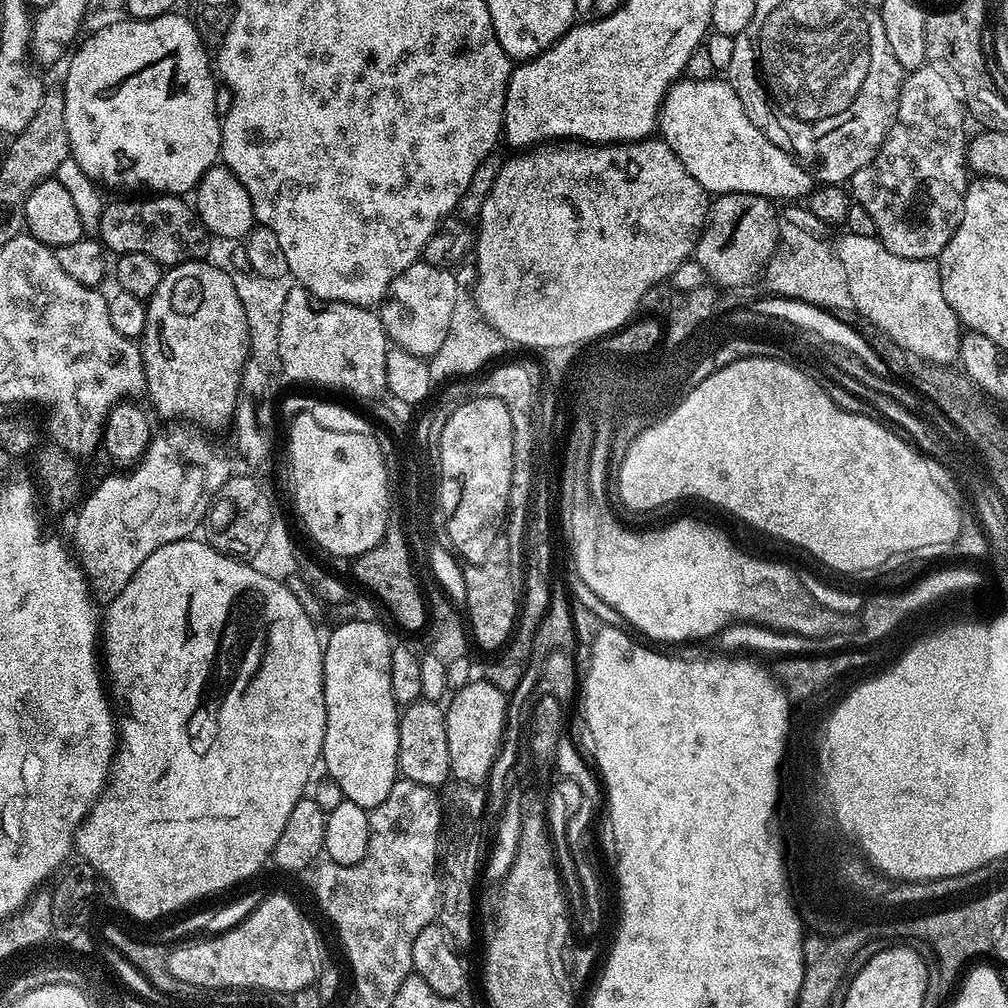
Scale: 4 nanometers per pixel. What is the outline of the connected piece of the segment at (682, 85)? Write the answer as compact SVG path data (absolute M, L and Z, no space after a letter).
M727 79L677 80L664 95L658 132L682 166L709 194L749 192L767 196L773 202L800 202L814 191L814 177L750 122Z

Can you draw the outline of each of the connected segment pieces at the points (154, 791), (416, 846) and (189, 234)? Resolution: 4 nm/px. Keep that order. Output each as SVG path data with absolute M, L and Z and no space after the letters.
M196 539L170 542L154 550L154 554L134 570L134 578L107 601L108 613L105 611L102 616L102 660L111 687L113 684L124 699L124 712L128 716L121 715L118 720L118 753L107 789L80 823L74 848L78 856L80 852L79 859L92 866L105 885L108 883L113 898L129 912L127 915L132 920L141 917L164 920L171 912L203 896L224 892L239 880L250 879L264 863L267 865L290 819L290 810L305 799L308 779L321 763L324 750L324 648L318 644L314 620L308 617L303 602L287 588L283 579L260 574L251 563L219 552L203 539Z
M403 778L397 779L390 794L386 794L386 802L369 811L370 842L362 862L350 866L324 862L315 869L315 903L328 908L328 912L332 912L332 920L340 924L340 932L344 932L344 944L348 944L348 952L352 952L352 964L356 964L356 980L360 980L360 988L398 990L398 986L402 986L402 982L413 975L414 938L422 934L427 924L433 923L434 901L439 897L442 883L438 875L438 861L442 847L442 825L446 817L441 797L439 800L436 794L436 788L427 788Z
M152 194L147 198L149 200L109 199L105 203L98 239L109 253L147 254L161 266L205 259L210 233L195 207L176 194Z

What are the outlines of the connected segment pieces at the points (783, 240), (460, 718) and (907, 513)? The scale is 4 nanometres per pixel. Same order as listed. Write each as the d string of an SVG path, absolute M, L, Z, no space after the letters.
M788 224L780 233L774 254L762 269L762 281L770 293L777 297L788 297L812 303L827 310L848 310L852 308L850 290L844 281L844 271L836 261L835 253L819 236L798 230L798 226Z
M483 678L469 679L466 686L455 689L451 696L444 713L446 743L450 746L451 779L461 784L483 785L491 773L504 739L509 697L498 690L498 686Z
M769 354L767 356L750 356L743 360L736 360L730 362L725 368L719 369L716 373L710 374L702 383L695 388L692 392L686 396L688 404L684 404L680 407L680 412L674 413L669 420L664 420L664 425L658 426L657 429L650 430L645 436L640 436L640 440L637 443L629 443L624 451L624 457L618 464L618 470L620 470L620 490L624 494L630 496L636 496L636 503L632 502L628 508L630 511L638 512L652 512L655 508L664 508L668 503L671 502L675 496L679 496L682 500L705 500L708 504L713 504L716 508L721 508L724 512L729 512L732 516L737 516L744 524L749 524L752 528L757 528L760 532L765 532L768 536L773 536L776 540L785 540L788 544L793 544L796 548L801 548L804 552L809 552L816 560L821 560L822 563L828 567L833 573L837 573L839 568L860 568L863 572L868 574L868 564L880 564L880 560L884 560L884 556L888 556L888 552L902 553L900 548L916 548L920 553L920 544L933 544L936 550L943 549L944 544L948 546L955 545L956 540L960 536L960 529L962 523L962 516L960 511L962 510L960 504L953 504L949 501L949 498L945 497L945 488L938 486L937 475L932 472L932 464L905 437L904 440L900 436L895 436L888 428L883 428L878 421L872 420L871 415L859 416L858 414L850 414L846 410L842 410L838 406L834 406L834 402L830 402L828 397L827 387L822 383L819 384L812 376L807 376L800 368L795 368L792 364L787 364L784 360L775 360L775 355Z

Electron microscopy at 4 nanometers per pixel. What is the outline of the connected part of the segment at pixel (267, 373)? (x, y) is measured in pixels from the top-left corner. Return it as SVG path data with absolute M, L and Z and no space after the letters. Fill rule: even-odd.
M237 271L233 275L235 289L239 301L242 302L243 313L249 320L249 351L254 353L244 365L243 374L239 378L238 394L235 396L235 410L232 426L234 426L234 442L240 460L237 458L237 469L246 476L257 478L272 466L272 450L274 448L274 406L272 400L280 388L281 377L272 375L268 365L262 364L256 352L276 352L278 330L281 324L282 306L288 296L289 285L284 282L269 282L247 271ZM248 275L248 276L247 276ZM280 379L280 380L279 380Z

